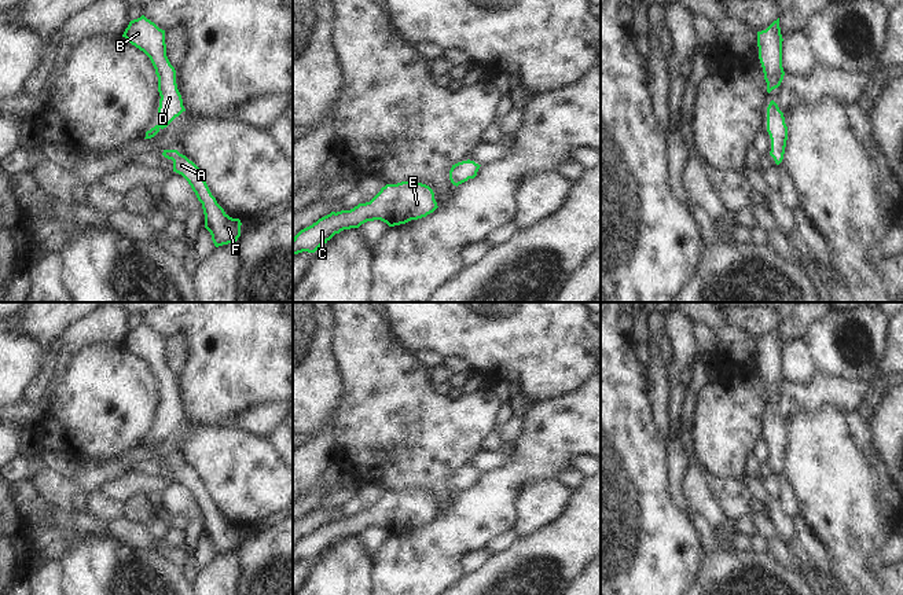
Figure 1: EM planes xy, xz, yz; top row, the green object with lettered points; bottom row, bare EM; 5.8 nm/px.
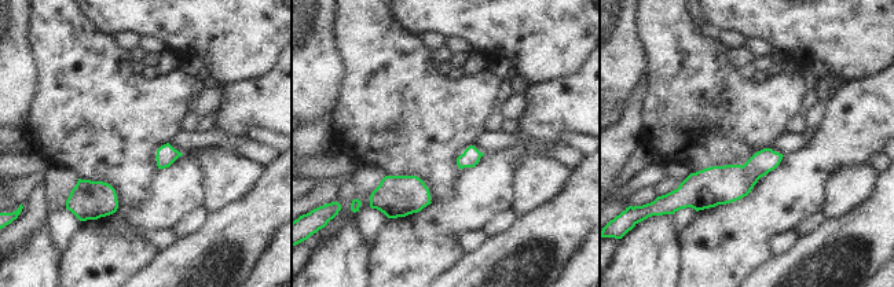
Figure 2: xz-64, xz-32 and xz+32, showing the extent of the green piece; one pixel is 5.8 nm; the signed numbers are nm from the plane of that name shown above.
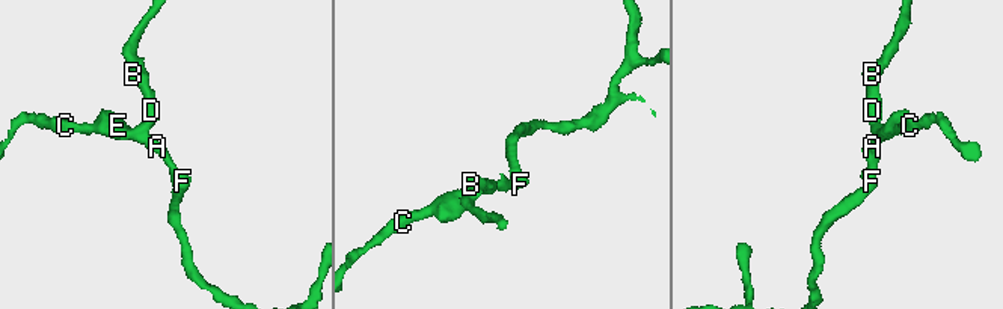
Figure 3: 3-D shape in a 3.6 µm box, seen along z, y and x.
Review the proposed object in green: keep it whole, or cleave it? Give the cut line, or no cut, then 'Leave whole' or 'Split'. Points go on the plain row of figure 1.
No split. Leave whole

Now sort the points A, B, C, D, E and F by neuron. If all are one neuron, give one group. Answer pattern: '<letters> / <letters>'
A B C D E F

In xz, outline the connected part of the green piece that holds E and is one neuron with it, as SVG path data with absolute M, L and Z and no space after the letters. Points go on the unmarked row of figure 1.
M401 489L386 492L366 511L350 518L331 519L293 546L293 562L315 561L335 541L359 536L367 529L381 528L389 535L426 525L437 517L433 497L422 491Z

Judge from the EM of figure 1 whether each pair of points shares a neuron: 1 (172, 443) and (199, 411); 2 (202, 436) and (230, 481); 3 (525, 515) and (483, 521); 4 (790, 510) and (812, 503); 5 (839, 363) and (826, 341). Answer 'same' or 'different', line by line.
1: different
2: same
3: different
4: different
5: same

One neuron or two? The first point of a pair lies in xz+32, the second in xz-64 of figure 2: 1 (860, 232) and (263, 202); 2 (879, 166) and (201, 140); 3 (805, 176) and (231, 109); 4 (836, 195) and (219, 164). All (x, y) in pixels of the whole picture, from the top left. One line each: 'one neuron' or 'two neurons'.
1: one neuron
2: one neuron
3: one neuron
4: one neuron

